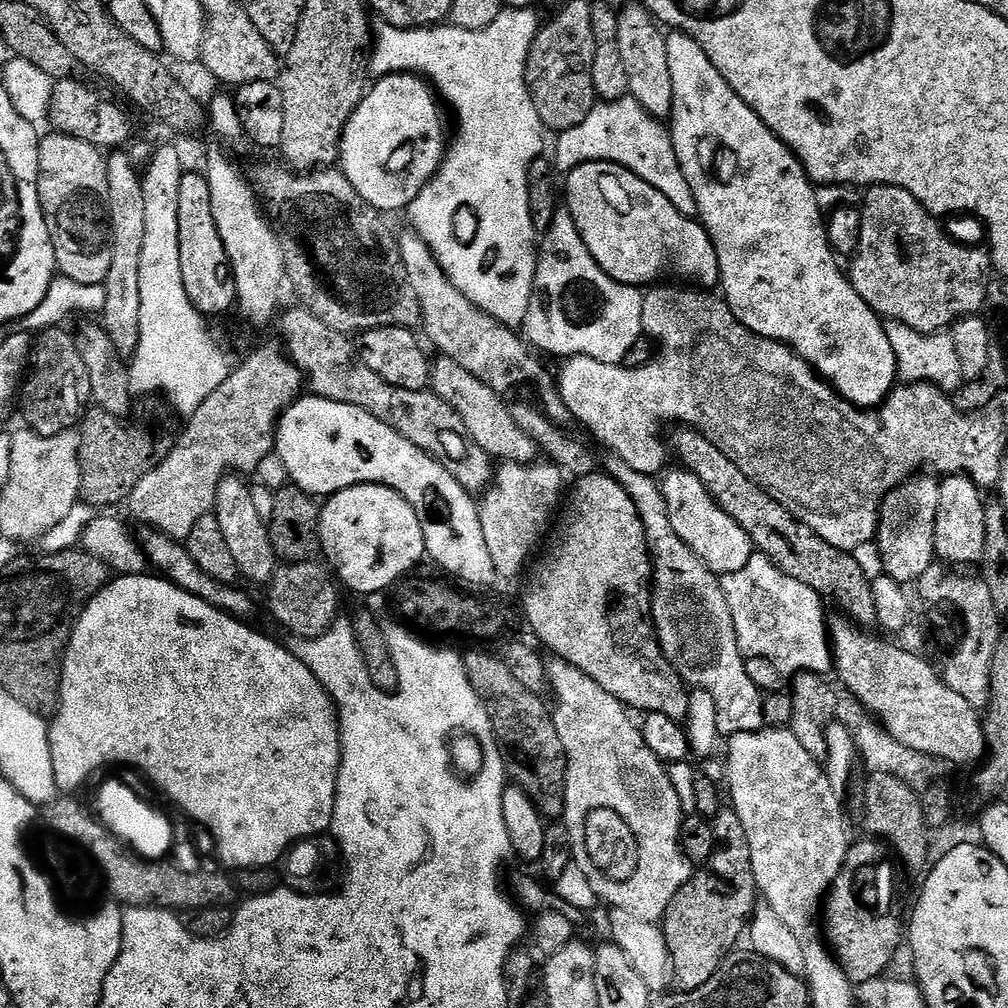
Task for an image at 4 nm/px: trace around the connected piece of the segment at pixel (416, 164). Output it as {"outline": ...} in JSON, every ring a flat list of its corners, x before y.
{"outline":[[401,72,390,76,381,76,369,87,365,98,354,110,354,114,350,118,350,122,344,131,344,137,340,143,340,158,338,161,339,171,354,186,354,190,358,190,358,194,362,194,364,201,370,206,374,206,377,212,387,214,387,212,396,212,407,209,409,204,414,202,414,198,418,198,418,194,425,186,436,177,436,171,439,170,440,164,444,161,446,155,446,139,444,140,444,116,440,113,442,109,441,101,438,99,437,93,434,91,431,83,425,80,419,74,411,72]]}

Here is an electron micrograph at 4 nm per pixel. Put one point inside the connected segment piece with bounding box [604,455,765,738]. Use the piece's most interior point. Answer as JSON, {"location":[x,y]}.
{"location":[694,625]}

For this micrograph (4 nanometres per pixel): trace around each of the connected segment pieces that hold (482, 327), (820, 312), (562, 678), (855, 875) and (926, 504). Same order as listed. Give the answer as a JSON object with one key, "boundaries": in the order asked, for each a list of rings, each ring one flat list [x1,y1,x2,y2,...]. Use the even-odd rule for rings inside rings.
{"boundaries":[[[415,230,407,231,398,236,402,266,406,266,406,274,414,286,414,294,418,294,420,323,426,340,428,335,427,343,432,343,440,356,458,362,462,370,470,370,470,374,474,374,478,382,486,382,486,386,490,386,495,392,508,394,511,388,516,388,519,384,536,384,540,390,540,404,544,412,559,423,571,423,573,417,562,402,555,375,548,373,532,357,533,349,513,329,499,324,493,316,474,306,474,302,470,302,470,298,466,298,466,294,462,294,462,290,458,290,454,282,450,282,428,243]],[[672,30,667,33,667,38,666,59,670,62,670,82,674,82,674,102,670,117,670,144,674,149,674,159,680,164,686,182,690,182,690,190,696,199,695,211,698,213,698,219,708,231,708,237,712,239,712,245,718,254,719,287,724,288,724,292,722,291,723,299,728,301,728,305,732,307,732,313,738,318,738,322,742,326,746,326,751,332,762,338,777,340,779,344,793,348,815,370,817,376,832,385,832,389,838,393,841,400,846,400,856,408,865,410,879,408,898,384,894,346,890,346,885,321,876,315,873,308,866,306,866,302,862,302,858,290,852,288,851,279,845,273,844,276,840,273,839,262,841,263,841,261,828,240,826,220,816,201,816,188,804,173,804,165,766,127,762,118,758,118,755,110,746,102,742,102,742,98,738,98,738,94,728,85,726,78,722,78,722,74,714,66,714,62,710,62,706,50,702,50,702,46,698,46,698,42,694,42,692,36,686,35,685,32]],[[549,659,546,667,547,687,550,692,552,688,556,695,556,708,554,704,551,709,552,721,558,730,558,738,562,738,562,750,568,759,564,797,570,798,570,804,592,804,598,806,592,810,608,810,618,816,632,834,636,846,636,878,628,884,614,886,616,890,610,898,610,906,626,910,626,914,634,914,643,920,663,921,666,906,670,906,674,894,678,894,678,890,682,890,682,886,686,886,688,879,694,875,694,865,689,862,680,845,680,831,686,814,682,810,682,802,678,802,678,790,674,790,668,768,654,754,654,750,646,746,641,725,628,717,629,709,618,698,614,698,614,694,606,694,606,690,602,690,594,678,582,674,582,670,570,666,565,660]],[[867,839,857,844,855,841,849,847,842,870,832,883,822,912,827,943,840,969,856,986,878,979,891,966,906,936,906,924,900,921,900,908,896,905,897,865,889,849,879,839]],[[917,474,884,495,875,543,881,554,883,575,894,578,901,586,915,585,937,559,934,534,939,502,940,480,932,474],[904,536,924,536,924,548,908,544]]]}

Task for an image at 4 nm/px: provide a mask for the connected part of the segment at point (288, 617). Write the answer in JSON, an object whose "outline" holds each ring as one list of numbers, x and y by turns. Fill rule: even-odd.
{"outline":[[303,560,300,563,281,563,271,584,266,588,268,608,272,611,273,618,282,627,289,628,293,632,291,634,293,637,305,640,321,636,341,615,339,591,341,592,341,589,333,573,323,563,310,560]]}

